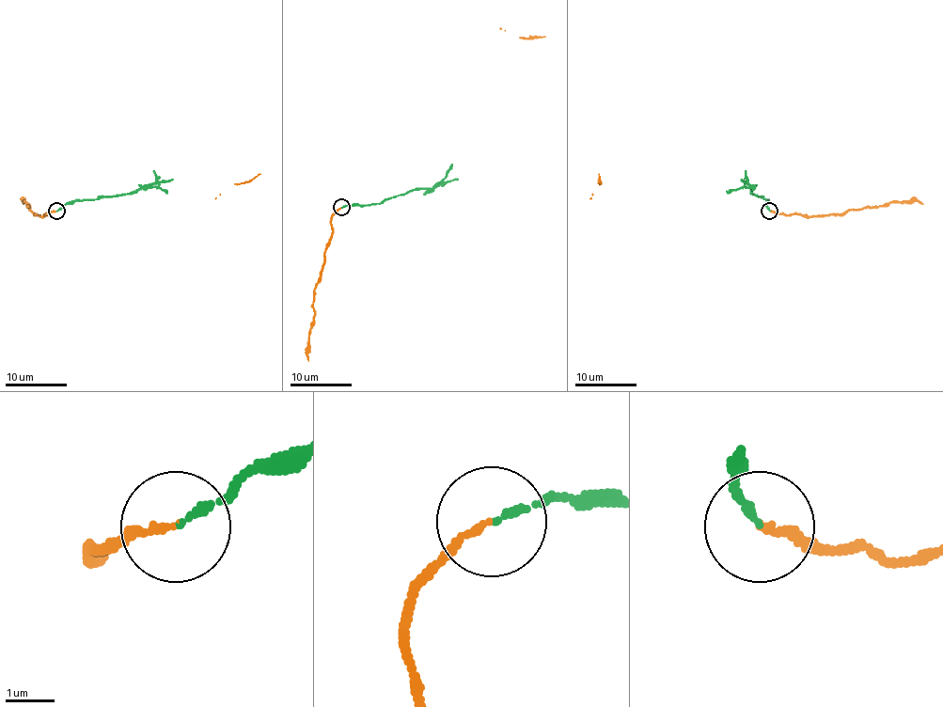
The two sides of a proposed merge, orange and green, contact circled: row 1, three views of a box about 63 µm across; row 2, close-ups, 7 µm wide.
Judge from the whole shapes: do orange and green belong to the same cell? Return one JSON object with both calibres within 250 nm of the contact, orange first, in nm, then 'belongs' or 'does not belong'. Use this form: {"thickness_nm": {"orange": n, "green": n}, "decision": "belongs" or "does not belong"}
{"thickness_nm": {"orange": 140, "green": 140}, "decision": "does not belong"}

